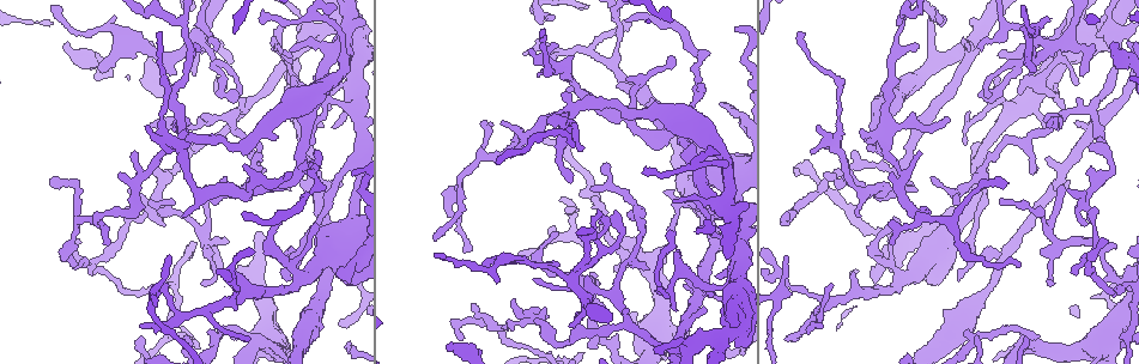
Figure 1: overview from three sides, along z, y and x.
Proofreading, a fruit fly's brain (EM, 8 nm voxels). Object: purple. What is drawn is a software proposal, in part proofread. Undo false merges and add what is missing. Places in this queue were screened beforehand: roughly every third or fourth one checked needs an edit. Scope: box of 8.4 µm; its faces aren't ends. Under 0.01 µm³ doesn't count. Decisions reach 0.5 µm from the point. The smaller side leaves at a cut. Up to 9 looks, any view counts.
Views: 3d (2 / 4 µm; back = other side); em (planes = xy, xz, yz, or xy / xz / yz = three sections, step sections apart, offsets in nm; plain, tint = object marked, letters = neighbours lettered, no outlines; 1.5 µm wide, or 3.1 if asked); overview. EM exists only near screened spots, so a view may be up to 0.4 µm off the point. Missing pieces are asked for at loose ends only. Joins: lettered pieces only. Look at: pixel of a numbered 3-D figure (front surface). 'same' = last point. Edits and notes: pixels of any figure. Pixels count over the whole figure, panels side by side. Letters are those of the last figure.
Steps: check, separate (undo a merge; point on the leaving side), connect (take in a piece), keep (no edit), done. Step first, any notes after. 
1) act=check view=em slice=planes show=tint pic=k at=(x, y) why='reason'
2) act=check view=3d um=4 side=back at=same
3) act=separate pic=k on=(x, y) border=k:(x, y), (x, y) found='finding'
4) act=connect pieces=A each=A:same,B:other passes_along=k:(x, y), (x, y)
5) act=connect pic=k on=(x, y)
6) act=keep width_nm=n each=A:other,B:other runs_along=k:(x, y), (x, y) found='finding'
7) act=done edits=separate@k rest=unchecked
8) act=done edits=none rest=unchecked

act=check view=3d um=2 pic=1 at=(198, 47) why='tapers out'

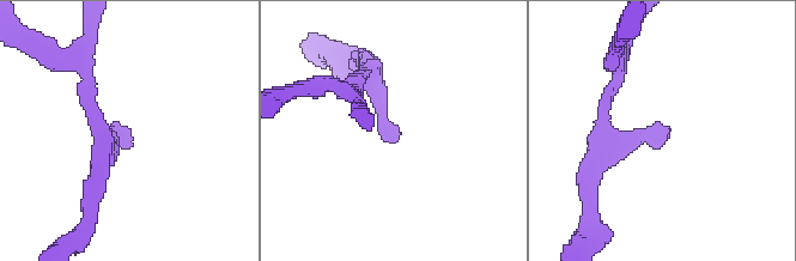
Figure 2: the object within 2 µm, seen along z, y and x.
act=check view=em slice=planes show=letters pic=2 at=(399, 138) why='now the EM'

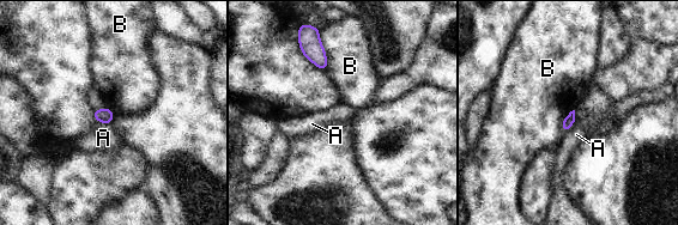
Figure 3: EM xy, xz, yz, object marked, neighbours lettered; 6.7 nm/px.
act=keep each=A:other,B:other found='no lettered piece goes on from it'

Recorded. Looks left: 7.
act=check view=em slice=xz step=8 show=tint pic=1 at=(292, 49) why='tapers out'

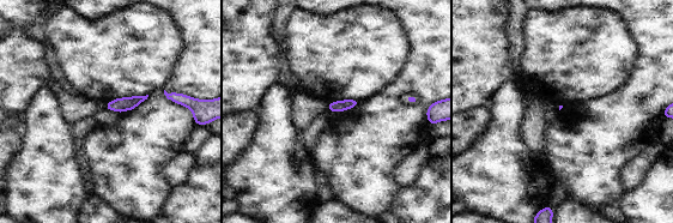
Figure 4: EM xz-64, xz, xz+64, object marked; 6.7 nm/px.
act=check view=em slice=planes show=letters at=same

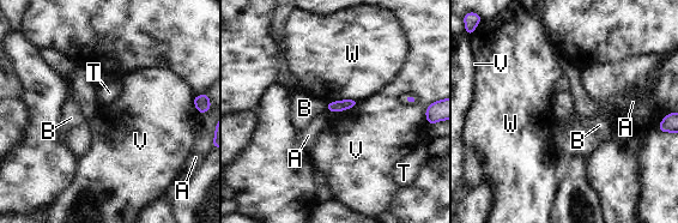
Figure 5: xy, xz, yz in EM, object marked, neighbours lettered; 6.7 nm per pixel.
act=keep longest_contact=W:220nm each=A:other,B:other,T:other,V:other,W:other found='none of them fits'

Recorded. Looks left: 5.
act=check view=em slice=xz step=8 show=letters pic=1 at=(859, 217) why='free end'

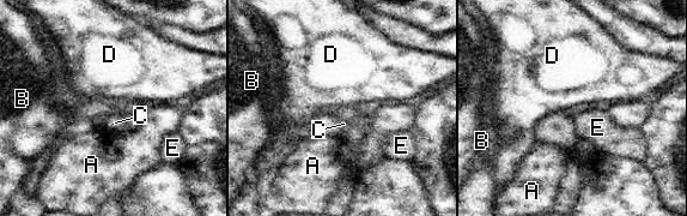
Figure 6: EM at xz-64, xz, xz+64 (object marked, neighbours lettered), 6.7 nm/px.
act=check view=em slice=planes show=letters at=same why='another direction'

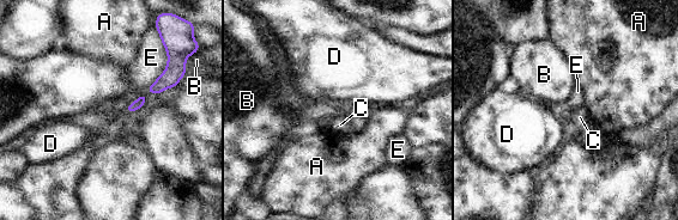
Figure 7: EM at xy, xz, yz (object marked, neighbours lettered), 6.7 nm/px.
act=keep each=A:other,B:other,C:other,D:other,E:other found='no lettered piece goes on from it'

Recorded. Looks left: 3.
act=check view=em slice=planes show=letters pic=1 at=(676, 61) why='branch stops here'

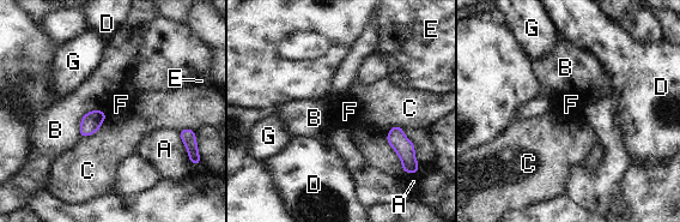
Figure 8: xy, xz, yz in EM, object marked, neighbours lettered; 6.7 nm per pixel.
act=keep longest_contact=B:240nm each=A:other,B:other,C:other,D:other,E:other,F:other,G:other border=8:(393, 126), (386, 139) found='none of them fits'

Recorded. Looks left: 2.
act=done edits=none rest=unchecked

